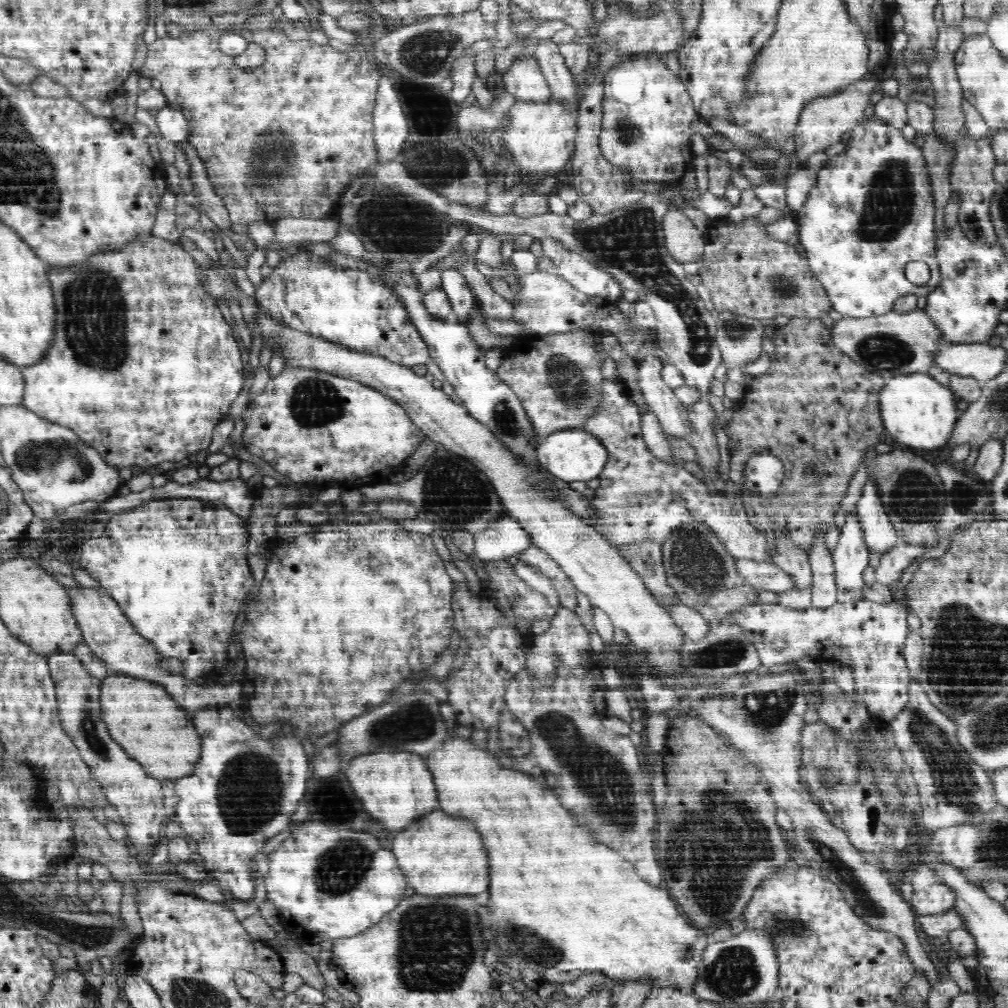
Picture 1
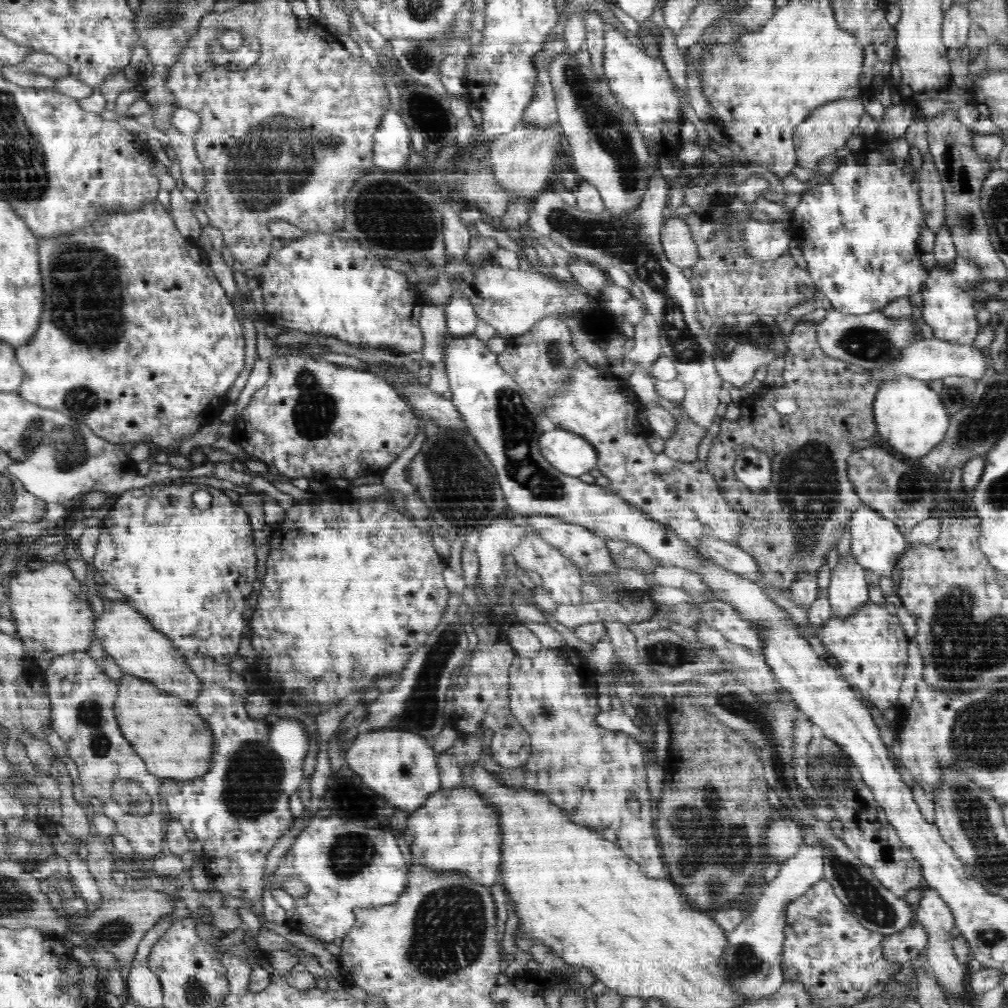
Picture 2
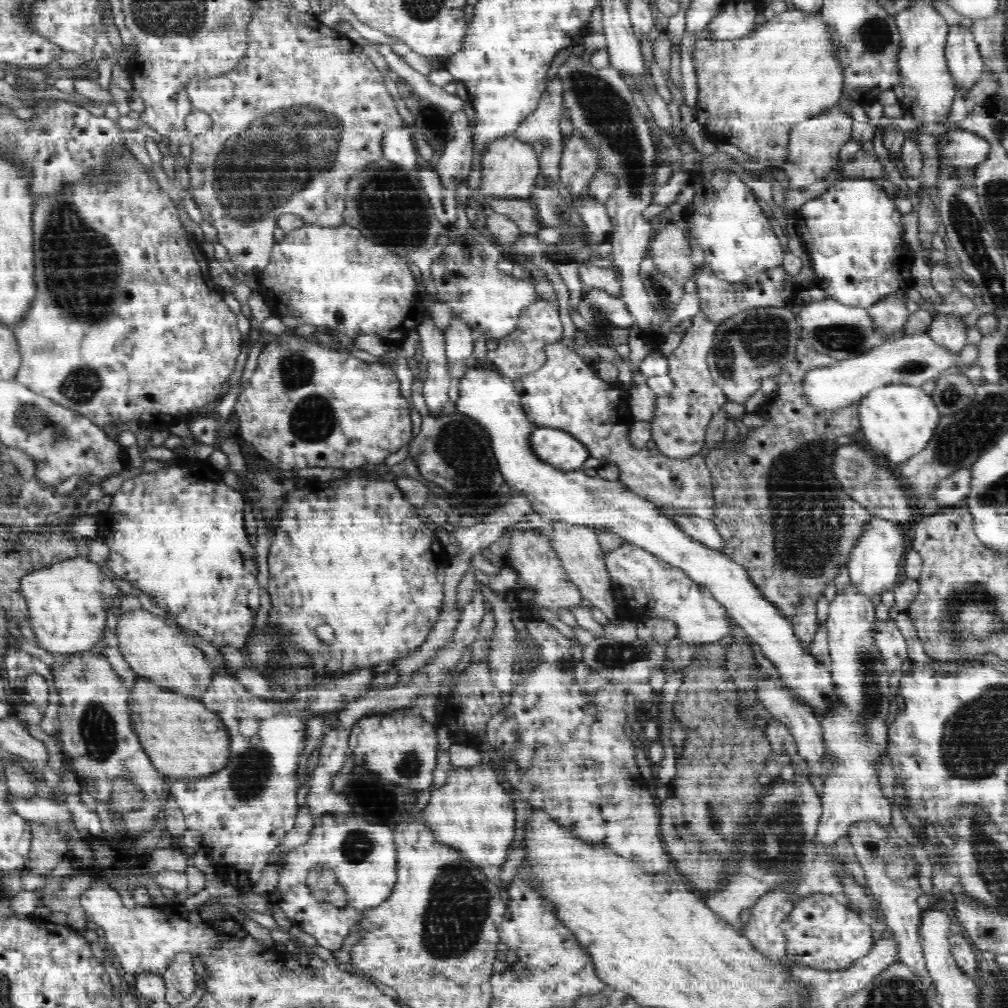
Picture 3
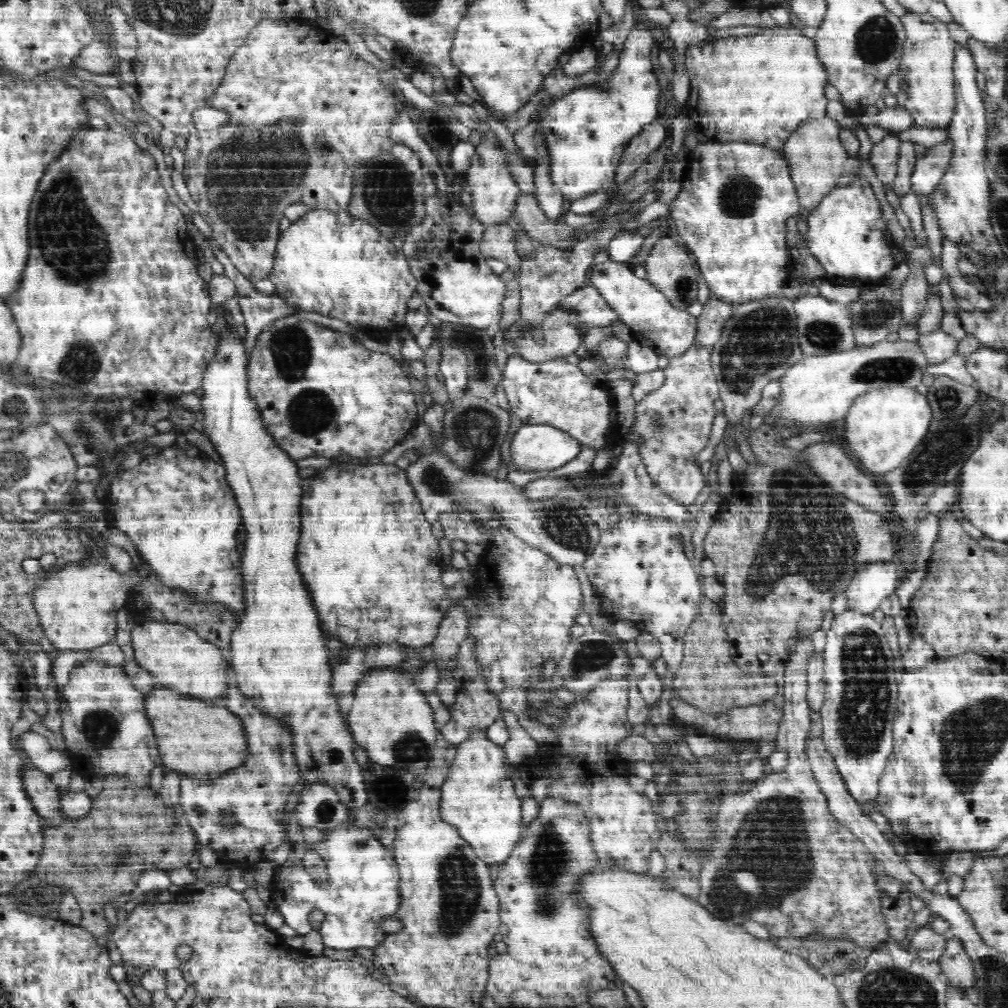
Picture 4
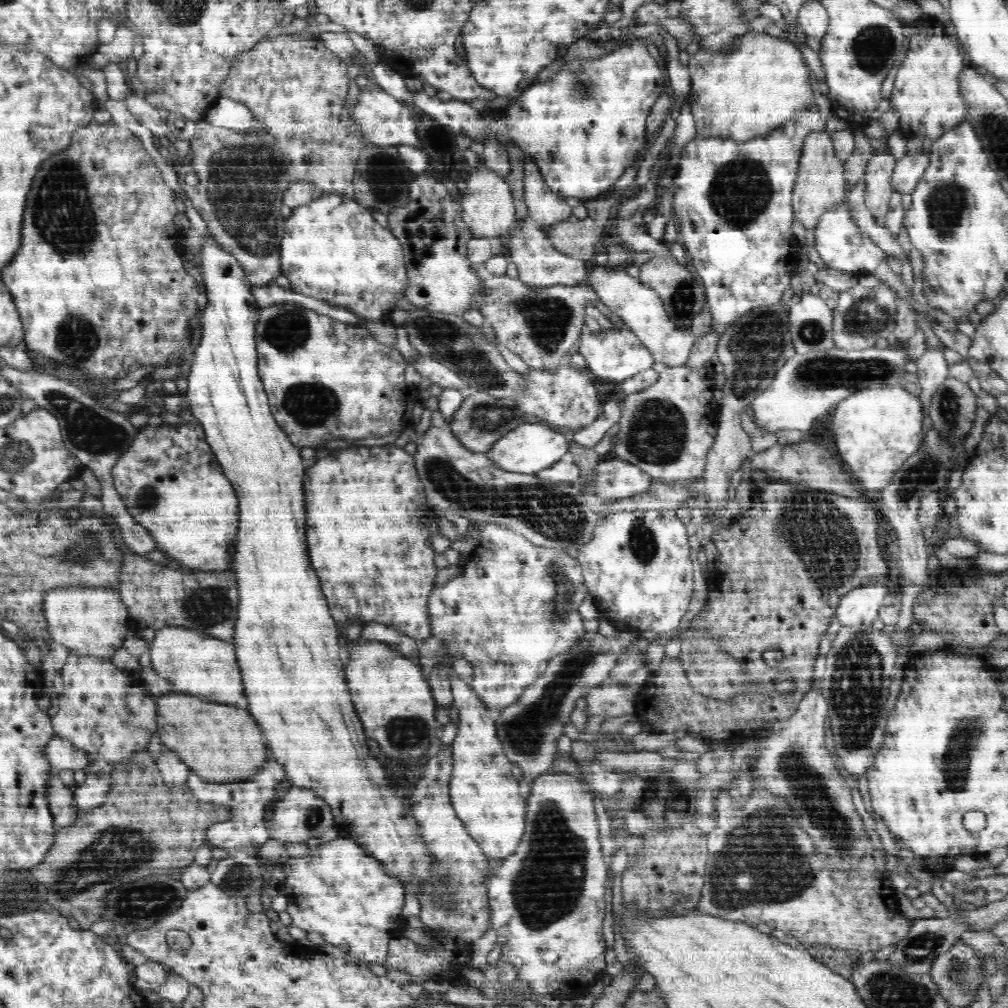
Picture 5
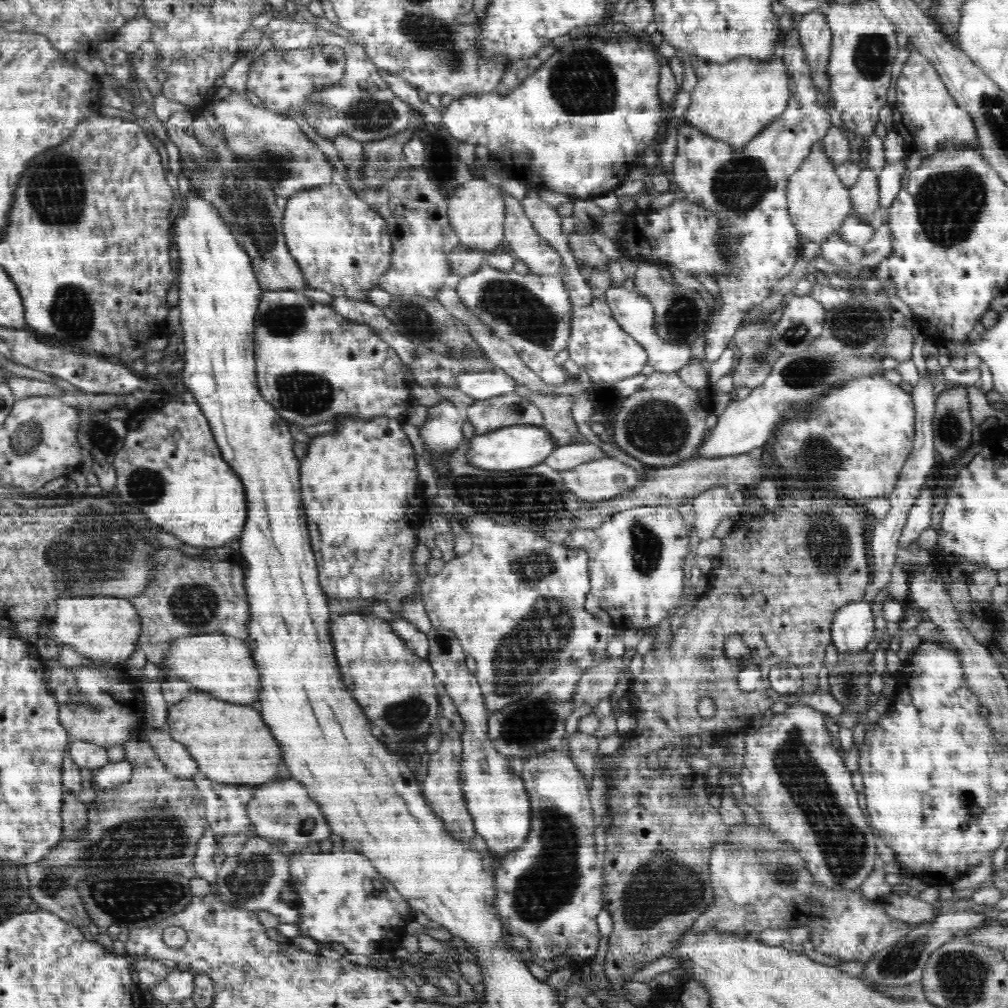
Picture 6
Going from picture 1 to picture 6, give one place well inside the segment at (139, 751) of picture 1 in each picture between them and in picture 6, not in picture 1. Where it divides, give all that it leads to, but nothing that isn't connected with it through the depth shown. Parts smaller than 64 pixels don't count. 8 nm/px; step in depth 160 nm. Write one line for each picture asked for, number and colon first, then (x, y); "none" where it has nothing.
2: (176, 744)
3: (192, 741)
4: (193, 737)
5: (222, 743)
6: (229, 743)

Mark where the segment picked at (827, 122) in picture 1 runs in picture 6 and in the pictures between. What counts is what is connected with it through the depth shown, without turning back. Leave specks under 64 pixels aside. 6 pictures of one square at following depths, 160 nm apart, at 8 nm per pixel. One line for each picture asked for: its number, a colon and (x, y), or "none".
2: (826, 130)
3: (814, 144)
4: (818, 163)
5: (820, 185)
6: (818, 201)

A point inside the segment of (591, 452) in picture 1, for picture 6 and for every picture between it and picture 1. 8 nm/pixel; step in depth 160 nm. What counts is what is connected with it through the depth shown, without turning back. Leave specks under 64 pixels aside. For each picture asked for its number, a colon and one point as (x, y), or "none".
2: (568, 452)
3: (558, 448)
4: (535, 447)
5: (531, 447)
6: (518, 446)

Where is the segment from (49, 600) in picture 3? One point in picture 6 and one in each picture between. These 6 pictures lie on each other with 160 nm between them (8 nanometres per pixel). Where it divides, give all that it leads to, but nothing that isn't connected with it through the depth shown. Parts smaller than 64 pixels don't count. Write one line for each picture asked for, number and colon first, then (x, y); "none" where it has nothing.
4: (77, 607)
5: (92, 622)
6: (103, 628)

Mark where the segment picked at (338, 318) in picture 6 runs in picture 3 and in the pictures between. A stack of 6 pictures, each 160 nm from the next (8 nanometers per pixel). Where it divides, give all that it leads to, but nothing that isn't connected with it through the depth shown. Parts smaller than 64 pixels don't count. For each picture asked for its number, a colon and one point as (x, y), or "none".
3: (305, 406)
4: (320, 393)
5: (325, 380)

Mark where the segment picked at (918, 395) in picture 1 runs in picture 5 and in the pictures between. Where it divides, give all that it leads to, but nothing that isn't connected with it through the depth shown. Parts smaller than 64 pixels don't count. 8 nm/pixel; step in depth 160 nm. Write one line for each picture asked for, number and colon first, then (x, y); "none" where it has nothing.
2: (909, 415)
3: (898, 420)
4: (883, 427)
5: (877, 428)

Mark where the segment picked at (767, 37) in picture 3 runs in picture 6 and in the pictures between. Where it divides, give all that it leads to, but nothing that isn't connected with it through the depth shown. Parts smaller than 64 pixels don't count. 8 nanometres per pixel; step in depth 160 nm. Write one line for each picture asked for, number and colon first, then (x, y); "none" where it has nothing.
4: (760, 88)
5: (762, 82)
6: (732, 102)

